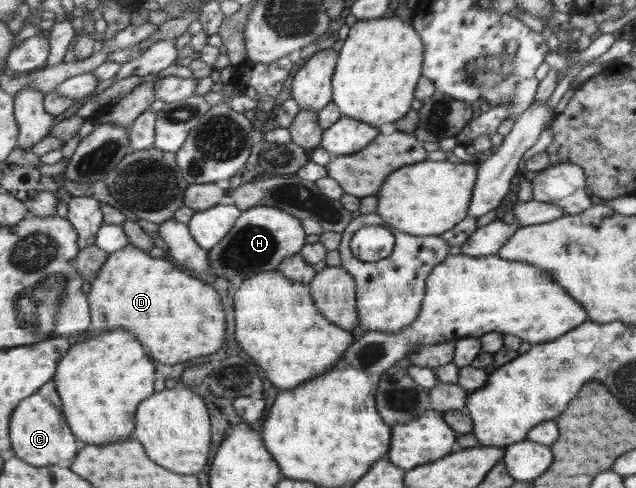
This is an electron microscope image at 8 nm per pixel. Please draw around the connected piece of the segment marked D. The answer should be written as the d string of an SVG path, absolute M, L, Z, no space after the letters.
M131 244L123 250L119 250L114 253L110 253L109 260L101 269L99 277L95 280L95 283L90 286L89 291L90 301L93 302L93 328L99 330L99 332L105 332L105 330L117 330L117 328L125 328L125 330L133 330L139 334L141 342L145 342L145 346L151 348L151 354L165 362L165 364L179 364L179 362L185 362L185 360L191 360L191 358L197 358L197 356L203 356L203 354L217 354L223 346L225 346L225 334L227 326L225 326L225 304L223 302L223 294L219 294L219 288L213 288L209 284L205 284L203 280L199 278L193 278L182 269L177 268L177 262L171 261L167 257L155 258L151 256L149 252L145 252L144 249L136 247Z

